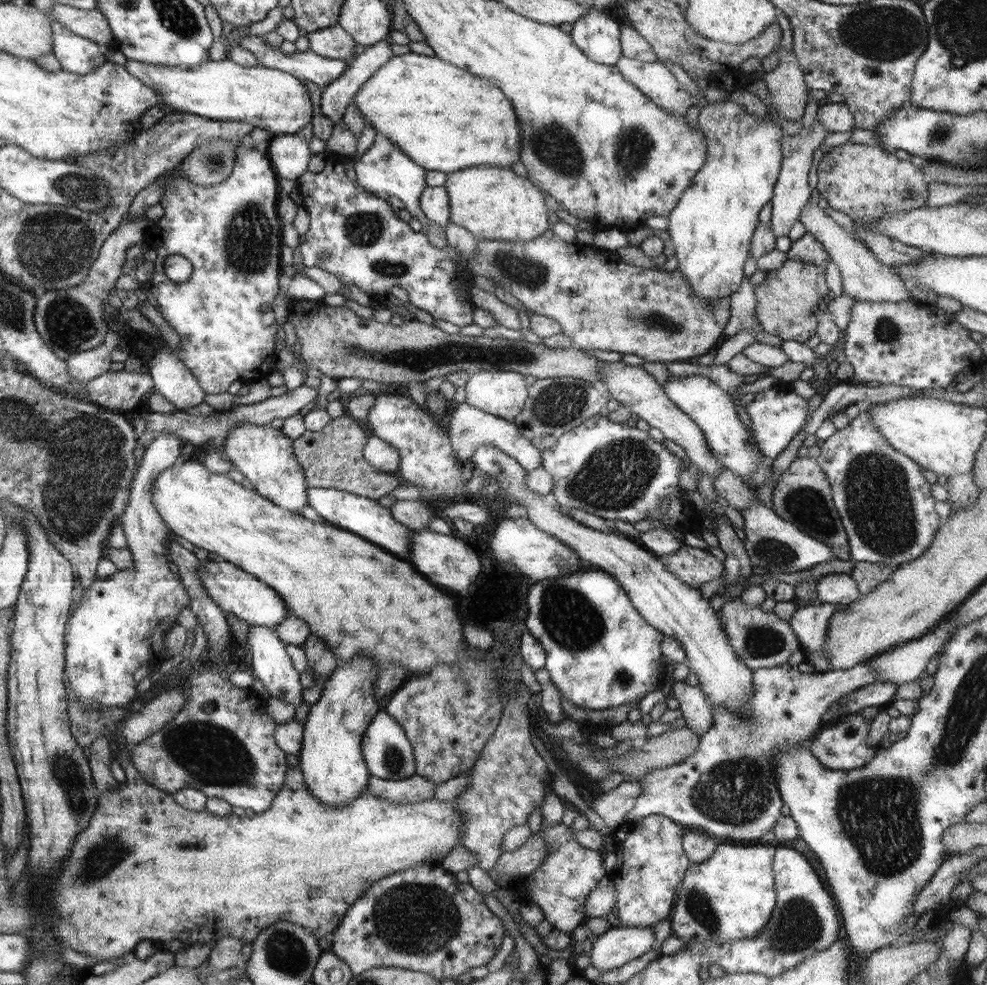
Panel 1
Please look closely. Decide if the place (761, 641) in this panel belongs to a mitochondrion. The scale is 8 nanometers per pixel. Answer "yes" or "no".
yes

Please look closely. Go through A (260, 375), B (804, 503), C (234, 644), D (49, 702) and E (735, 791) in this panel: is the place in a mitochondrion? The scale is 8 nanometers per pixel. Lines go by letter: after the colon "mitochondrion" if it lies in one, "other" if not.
A: other
B: mitochondrion
C: other
D: other
E: mitochondrion

